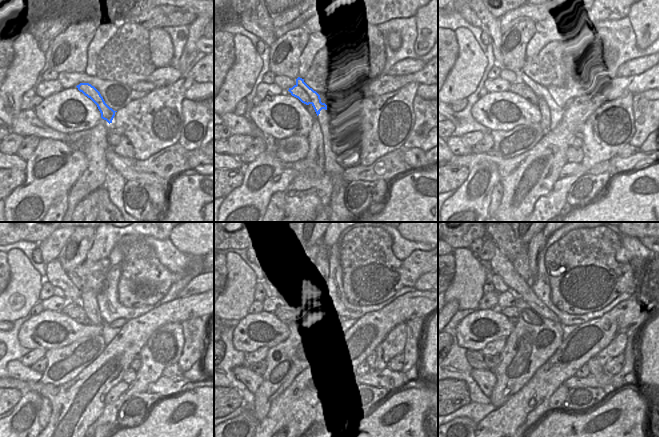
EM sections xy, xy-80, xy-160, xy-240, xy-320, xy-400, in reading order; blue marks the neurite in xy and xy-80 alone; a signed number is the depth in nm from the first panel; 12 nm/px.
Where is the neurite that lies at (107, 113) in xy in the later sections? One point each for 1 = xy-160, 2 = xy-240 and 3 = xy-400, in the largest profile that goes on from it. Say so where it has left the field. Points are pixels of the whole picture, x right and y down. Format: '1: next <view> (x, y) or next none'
1: next xy-160 (521, 88)
2: next xy-240 (75, 311)
3: next xy-400 (511, 313)

